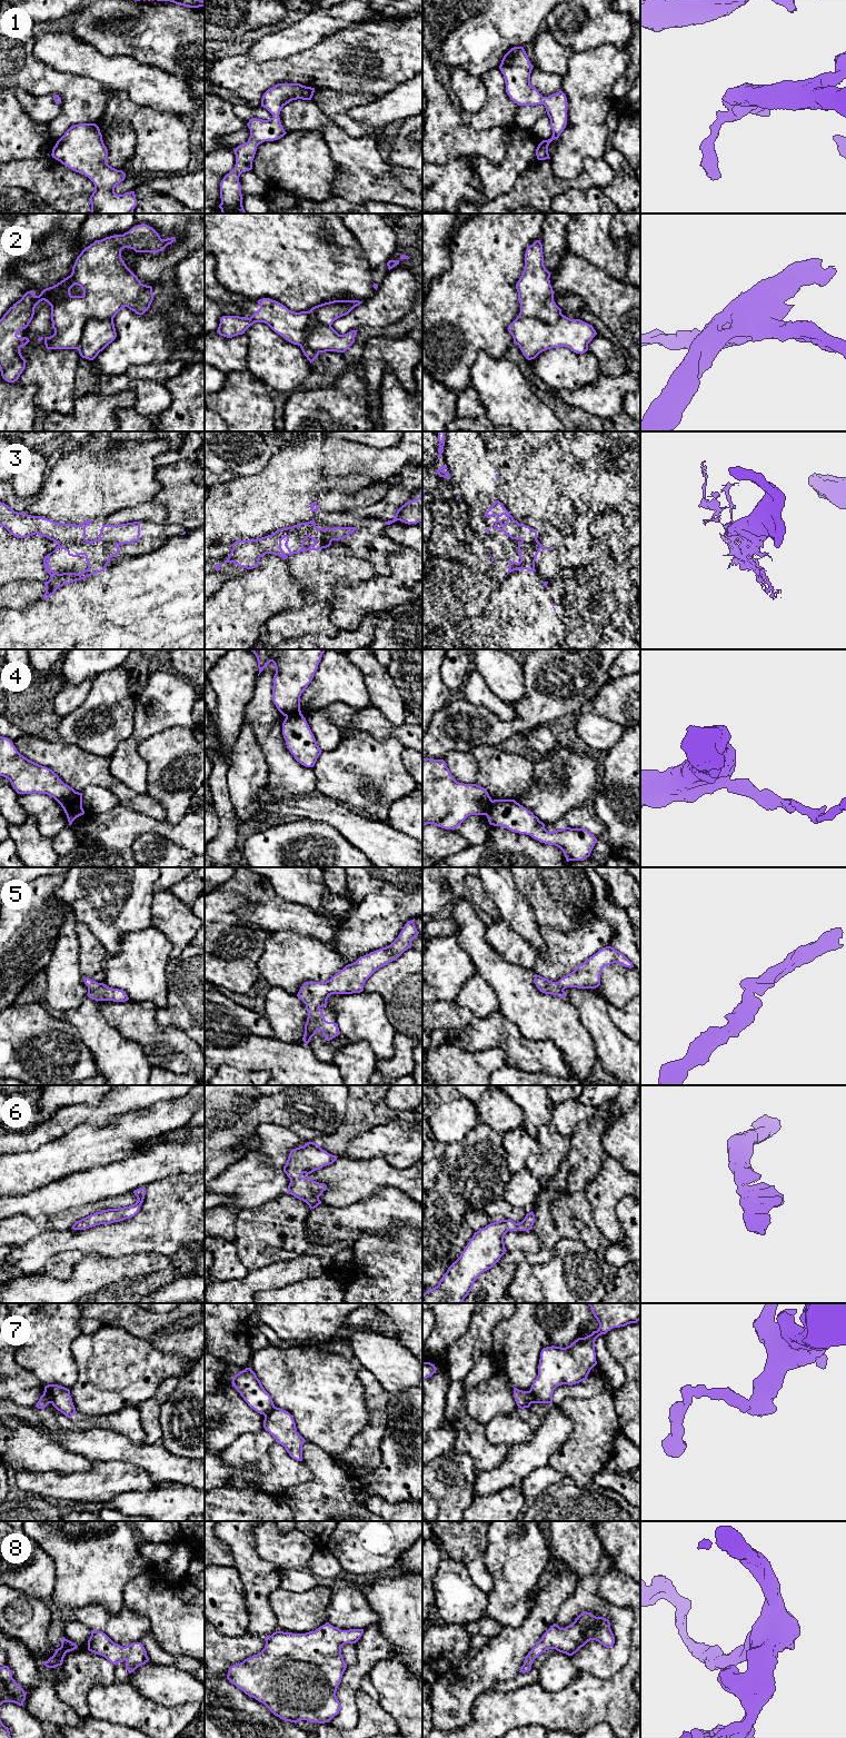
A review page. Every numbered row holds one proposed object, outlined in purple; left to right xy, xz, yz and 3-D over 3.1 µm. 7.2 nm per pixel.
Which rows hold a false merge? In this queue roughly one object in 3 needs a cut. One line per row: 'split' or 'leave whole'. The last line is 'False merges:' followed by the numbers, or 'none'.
1: leave whole
2: split
3: leave whole
4: split
5: leave whole
6: leave whole
7: split
8: leave whole
False merges: 2, 4, 7

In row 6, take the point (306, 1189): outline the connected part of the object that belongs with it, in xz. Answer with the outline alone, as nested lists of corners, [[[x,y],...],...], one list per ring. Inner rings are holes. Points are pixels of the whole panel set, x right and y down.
[[[307,1142],[303,1146],[292,1149],[283,1166],[283,1172],[290,1179],[287,1192],[306,1202],[310,1210],[317,1208],[321,1204],[319,1196],[327,1190],[327,1185],[301,1175],[303,1173],[309,1175],[316,1170],[332,1164],[337,1158],[313,1142]]]

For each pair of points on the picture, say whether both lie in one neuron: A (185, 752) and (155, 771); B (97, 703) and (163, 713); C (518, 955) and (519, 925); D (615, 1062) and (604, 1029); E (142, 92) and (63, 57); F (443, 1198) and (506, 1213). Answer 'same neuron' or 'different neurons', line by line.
A: same neuron
B: different neurons
C: different neurons
D: same neuron
E: same neuron
F: different neurons

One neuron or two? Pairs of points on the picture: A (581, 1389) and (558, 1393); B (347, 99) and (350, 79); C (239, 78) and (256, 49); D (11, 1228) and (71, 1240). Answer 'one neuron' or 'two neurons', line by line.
A: one neuron
B: two neurons
C: two neurons
D: two neurons

